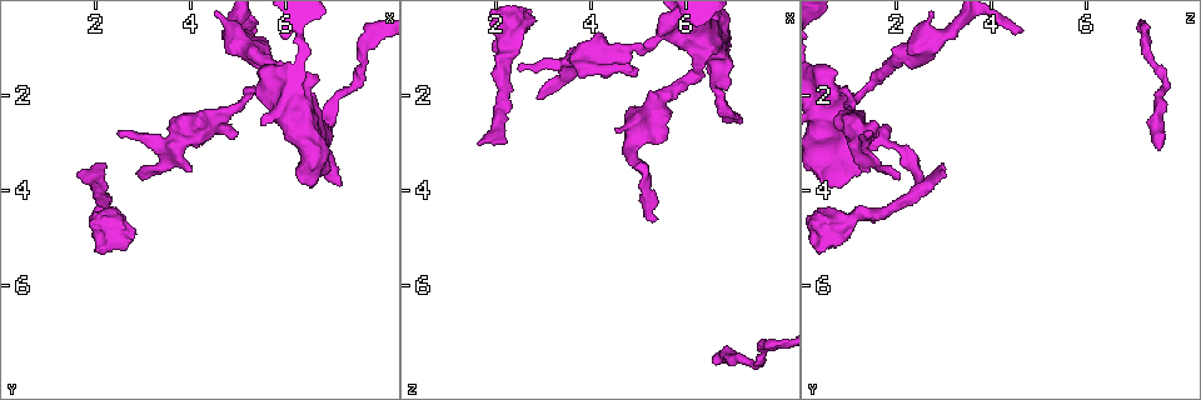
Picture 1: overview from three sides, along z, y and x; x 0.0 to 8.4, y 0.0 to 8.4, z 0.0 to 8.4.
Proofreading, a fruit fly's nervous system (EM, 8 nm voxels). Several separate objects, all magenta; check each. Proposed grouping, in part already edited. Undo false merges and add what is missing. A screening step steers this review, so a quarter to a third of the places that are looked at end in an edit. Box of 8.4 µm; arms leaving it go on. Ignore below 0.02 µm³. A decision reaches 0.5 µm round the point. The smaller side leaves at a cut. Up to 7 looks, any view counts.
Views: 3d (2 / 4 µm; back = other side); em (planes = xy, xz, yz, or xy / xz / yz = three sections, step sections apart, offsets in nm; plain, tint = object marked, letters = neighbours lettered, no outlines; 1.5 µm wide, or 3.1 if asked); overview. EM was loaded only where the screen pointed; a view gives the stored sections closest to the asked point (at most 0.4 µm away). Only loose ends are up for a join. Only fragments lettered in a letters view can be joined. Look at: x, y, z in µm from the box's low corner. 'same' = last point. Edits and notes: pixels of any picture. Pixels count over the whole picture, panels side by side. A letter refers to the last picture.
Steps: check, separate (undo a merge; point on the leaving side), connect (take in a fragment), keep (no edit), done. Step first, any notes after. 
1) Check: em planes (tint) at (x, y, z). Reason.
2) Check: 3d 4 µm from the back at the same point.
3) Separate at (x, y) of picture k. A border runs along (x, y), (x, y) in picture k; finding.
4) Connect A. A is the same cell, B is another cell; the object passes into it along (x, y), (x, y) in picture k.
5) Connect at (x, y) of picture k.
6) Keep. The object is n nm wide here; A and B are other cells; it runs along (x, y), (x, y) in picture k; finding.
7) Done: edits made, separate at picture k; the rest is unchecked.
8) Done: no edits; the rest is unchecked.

Check: 3d 4 µm at (5.30, 0.70, 4.60). Branch stops here.

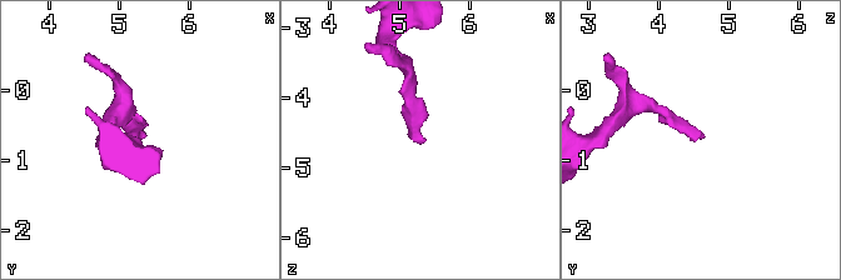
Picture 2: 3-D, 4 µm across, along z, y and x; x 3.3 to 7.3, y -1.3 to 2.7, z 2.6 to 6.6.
Check: em xz step 8 (letters) at (5.30, 0.70, 4.65). Need the tissue.

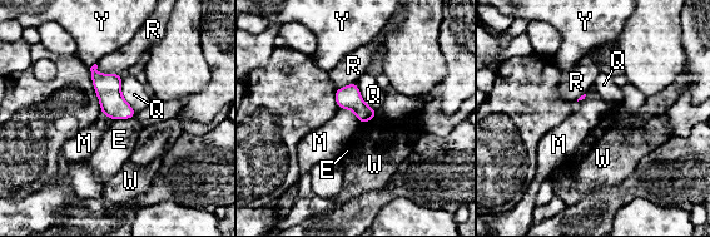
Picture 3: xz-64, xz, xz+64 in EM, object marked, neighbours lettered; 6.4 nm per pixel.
Keep. E, M, Q, R, W and Y are other cells; a border runs along (377, 112), (368, 121), (361, 123) in picture 3; none of them fits.

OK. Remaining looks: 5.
Check: em yz step 8 (tint) at (6.60, 3.20, 7.45). Branch stops here.

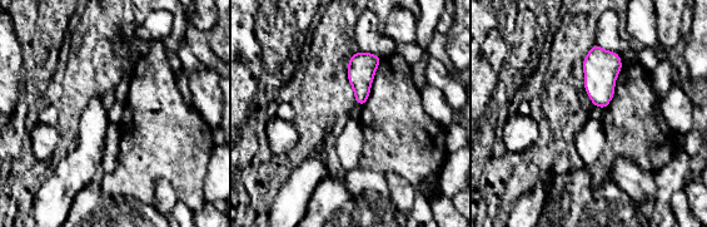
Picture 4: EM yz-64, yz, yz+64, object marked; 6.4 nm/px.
Check: em yz step 8 (letters) at the same point.

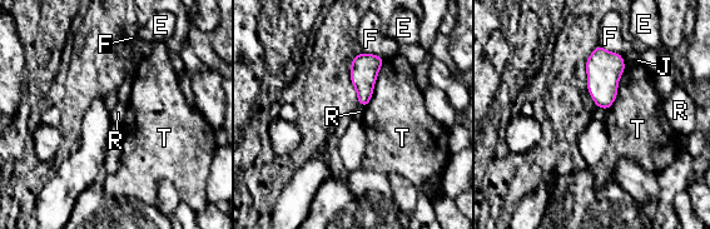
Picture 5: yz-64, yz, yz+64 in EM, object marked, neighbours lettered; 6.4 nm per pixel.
Keep. E, F, J, R and T are other cells; a border runs along (358, 104), (365, 108) in picture 5; no lettered fragment goes on from it.

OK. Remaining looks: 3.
Check: 3d 4 µm at (2.85, 3.70, 2.05). An open end.

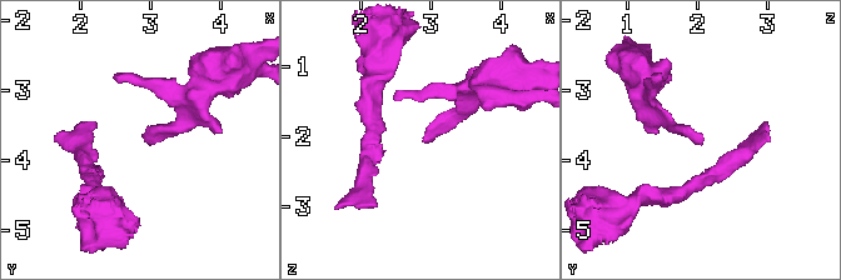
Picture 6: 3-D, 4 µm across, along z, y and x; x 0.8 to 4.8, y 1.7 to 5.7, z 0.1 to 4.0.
Check: em planes (tint) at (2.90, 3.70, 2.10).

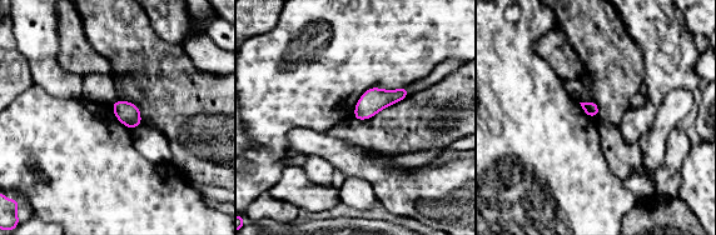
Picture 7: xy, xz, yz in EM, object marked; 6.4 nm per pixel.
Check: em planes (letters) at the same point.

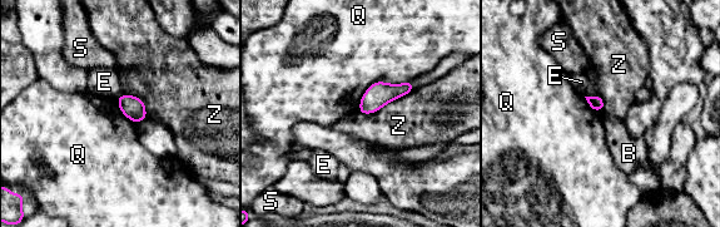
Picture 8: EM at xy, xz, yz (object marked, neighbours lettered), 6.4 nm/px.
Keep. The object is 90 nm wide here; B, E, Q, S and Z are other cells; a border runs along (412, 89), (371, 113), (358, 113) in picture 8; no lettered fragment goes on from it.

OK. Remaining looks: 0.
Done: no edits; the rest is unchecked.

